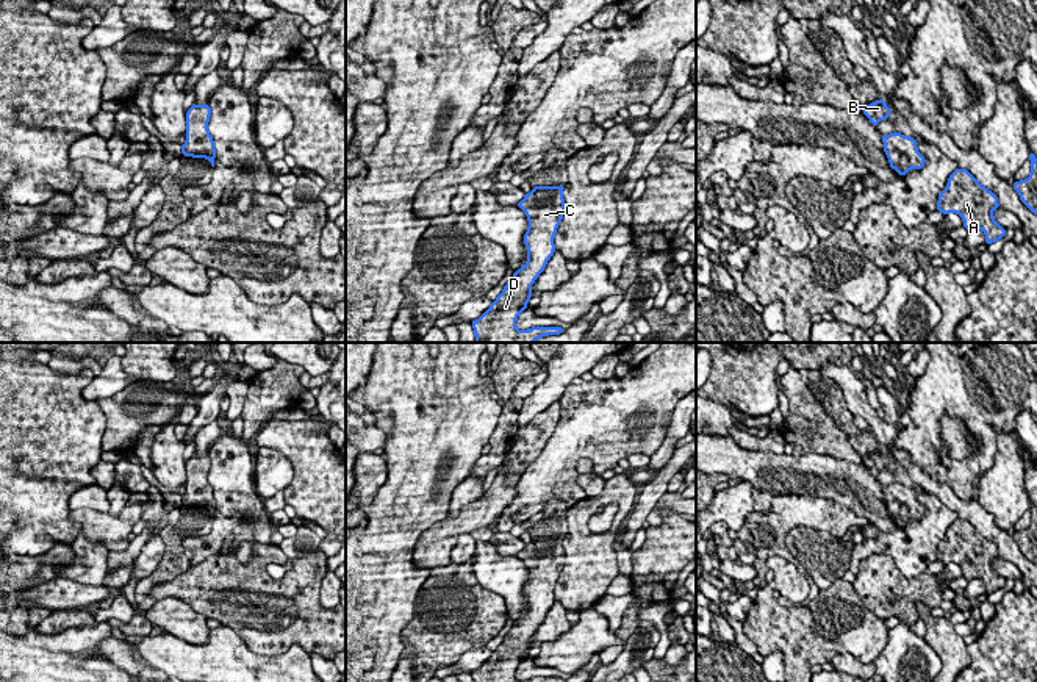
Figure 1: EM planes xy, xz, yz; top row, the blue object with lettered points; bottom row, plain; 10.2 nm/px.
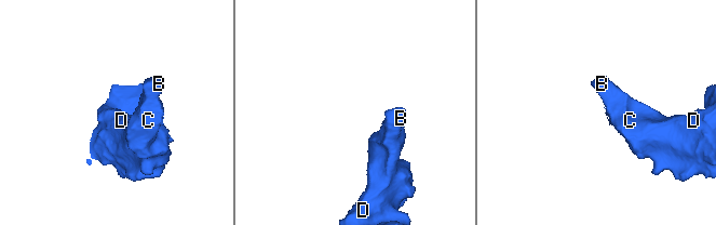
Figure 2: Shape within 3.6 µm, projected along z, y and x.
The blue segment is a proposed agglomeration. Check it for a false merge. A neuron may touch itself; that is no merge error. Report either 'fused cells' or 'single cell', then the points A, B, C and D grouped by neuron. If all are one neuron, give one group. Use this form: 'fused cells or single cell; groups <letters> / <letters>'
single cell; groups A B C D

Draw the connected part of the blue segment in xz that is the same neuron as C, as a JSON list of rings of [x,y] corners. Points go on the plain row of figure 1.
[[[565,535],[535,537],[516,555],[529,569],[522,590],[527,596],[527,613],[513,624],[490,659],[471,673],[474,682],[565,682],[562,677],[516,679],[519,663],[533,646],[532,635],[555,602],[554,588],[566,560],[563,540]]]

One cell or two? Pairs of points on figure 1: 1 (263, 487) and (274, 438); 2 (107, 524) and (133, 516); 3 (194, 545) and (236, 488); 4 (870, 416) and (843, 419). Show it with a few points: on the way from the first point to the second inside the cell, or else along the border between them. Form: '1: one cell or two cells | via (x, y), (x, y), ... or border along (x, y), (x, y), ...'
1: two cells | border along (260, 446), (277, 449), (291, 463), (291, 480)
2: two cells | border along (121, 515), (132, 526)
3: one cell | via (210, 538), (222, 526), (224, 516), (233, 504)
4: two cells | border along (845, 402), (851, 415)

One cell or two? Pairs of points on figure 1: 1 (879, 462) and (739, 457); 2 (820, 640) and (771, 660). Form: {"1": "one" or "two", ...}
{"1": "one", "2": "two"}

